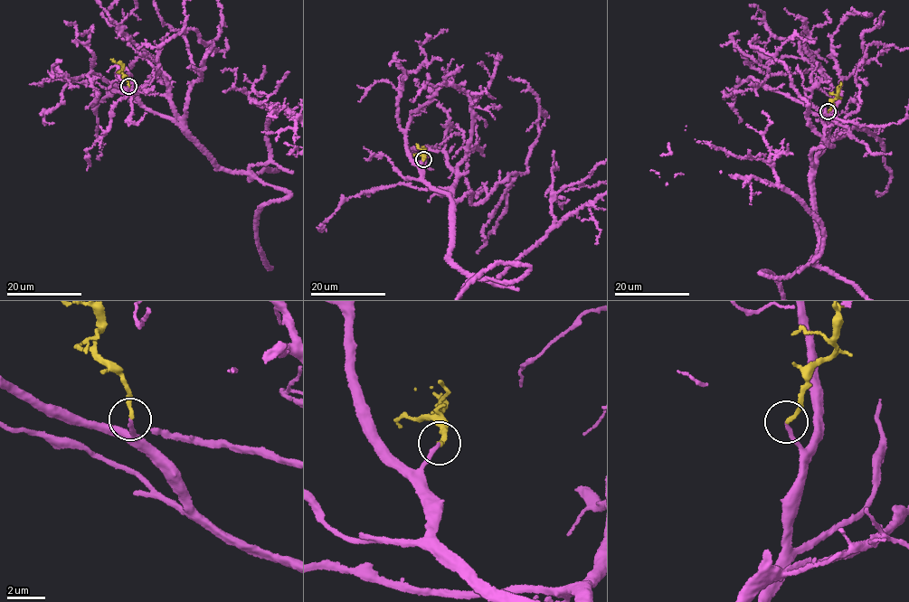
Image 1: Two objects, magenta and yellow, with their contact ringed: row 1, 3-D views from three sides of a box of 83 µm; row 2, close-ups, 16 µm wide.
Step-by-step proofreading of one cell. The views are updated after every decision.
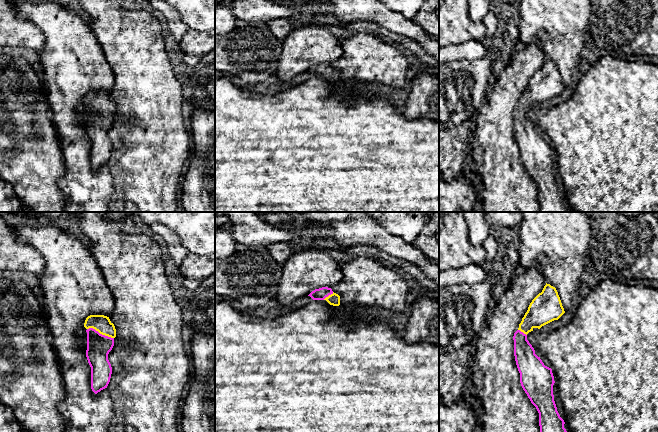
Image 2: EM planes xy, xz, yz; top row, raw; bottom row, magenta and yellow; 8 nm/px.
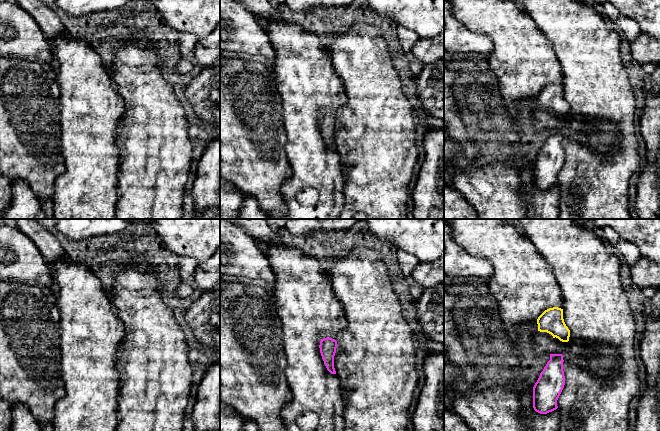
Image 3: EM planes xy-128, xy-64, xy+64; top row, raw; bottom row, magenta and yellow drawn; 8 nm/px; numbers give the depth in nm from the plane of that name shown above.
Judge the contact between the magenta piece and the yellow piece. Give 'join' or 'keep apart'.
join

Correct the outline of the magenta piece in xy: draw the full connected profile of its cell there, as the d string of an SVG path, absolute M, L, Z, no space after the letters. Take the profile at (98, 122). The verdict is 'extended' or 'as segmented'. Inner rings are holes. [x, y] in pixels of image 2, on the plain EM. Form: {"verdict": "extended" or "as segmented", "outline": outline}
{"verdict": "extended", "outline": "M104 91L88 92L84 103L87 105L86 133L91 143L91 165L97 170L110 158L112 143L108 130L114 122L116 105L109 93Z"}

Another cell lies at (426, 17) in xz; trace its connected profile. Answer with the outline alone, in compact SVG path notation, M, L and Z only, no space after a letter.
M426 0L422 8L412 19L420 25L429 36L439 37L439 17L435 13L439 0Z

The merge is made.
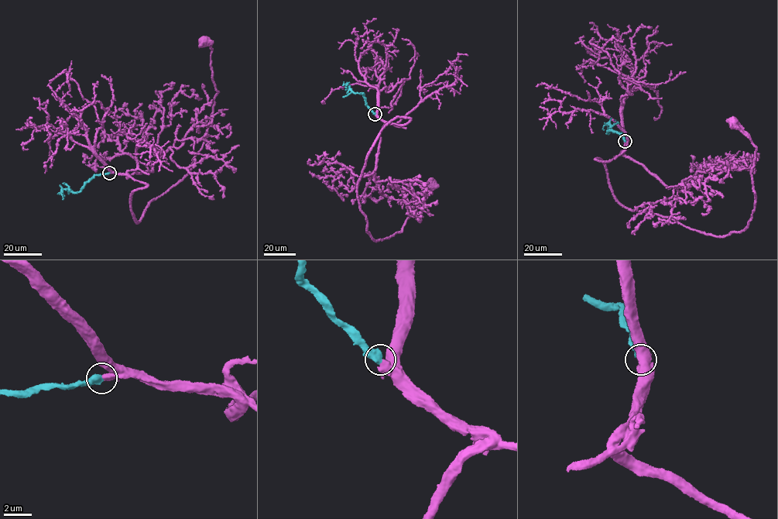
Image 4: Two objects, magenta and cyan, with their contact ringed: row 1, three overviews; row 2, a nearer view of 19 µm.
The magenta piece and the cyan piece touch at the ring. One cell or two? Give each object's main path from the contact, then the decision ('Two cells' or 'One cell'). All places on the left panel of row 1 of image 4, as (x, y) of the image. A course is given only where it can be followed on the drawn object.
Course of magenta: (109, 173), (147, 185), (131, 194), (138, 222), (150, 202), (190, 170), (217, 92), (211, 48), (203, 43). Course of cyan: (109, 173), (95, 175), (76, 193), (62, 189), (63, 199). One cell

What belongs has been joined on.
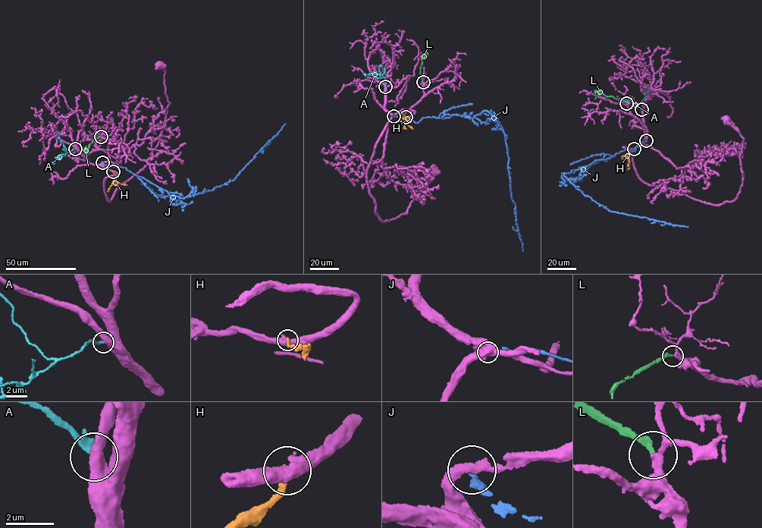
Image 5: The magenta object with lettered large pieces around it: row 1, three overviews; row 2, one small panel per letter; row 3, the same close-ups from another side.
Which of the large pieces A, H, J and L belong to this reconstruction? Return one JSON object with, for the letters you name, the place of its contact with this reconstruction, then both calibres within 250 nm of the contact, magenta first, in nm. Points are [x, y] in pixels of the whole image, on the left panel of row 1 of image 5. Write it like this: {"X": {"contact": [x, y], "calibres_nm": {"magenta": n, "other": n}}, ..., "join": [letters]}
{"L": {"contact": [101, 136], "calibres_nm": {"magenta": 240, "other": 220}}, "join": ["L"]}

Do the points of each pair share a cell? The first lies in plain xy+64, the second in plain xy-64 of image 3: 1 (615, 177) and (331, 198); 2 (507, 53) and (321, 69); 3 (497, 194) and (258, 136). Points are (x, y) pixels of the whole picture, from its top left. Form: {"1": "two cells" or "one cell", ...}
{"1": "two cells", "2": "one cell", "3": "one cell"}

